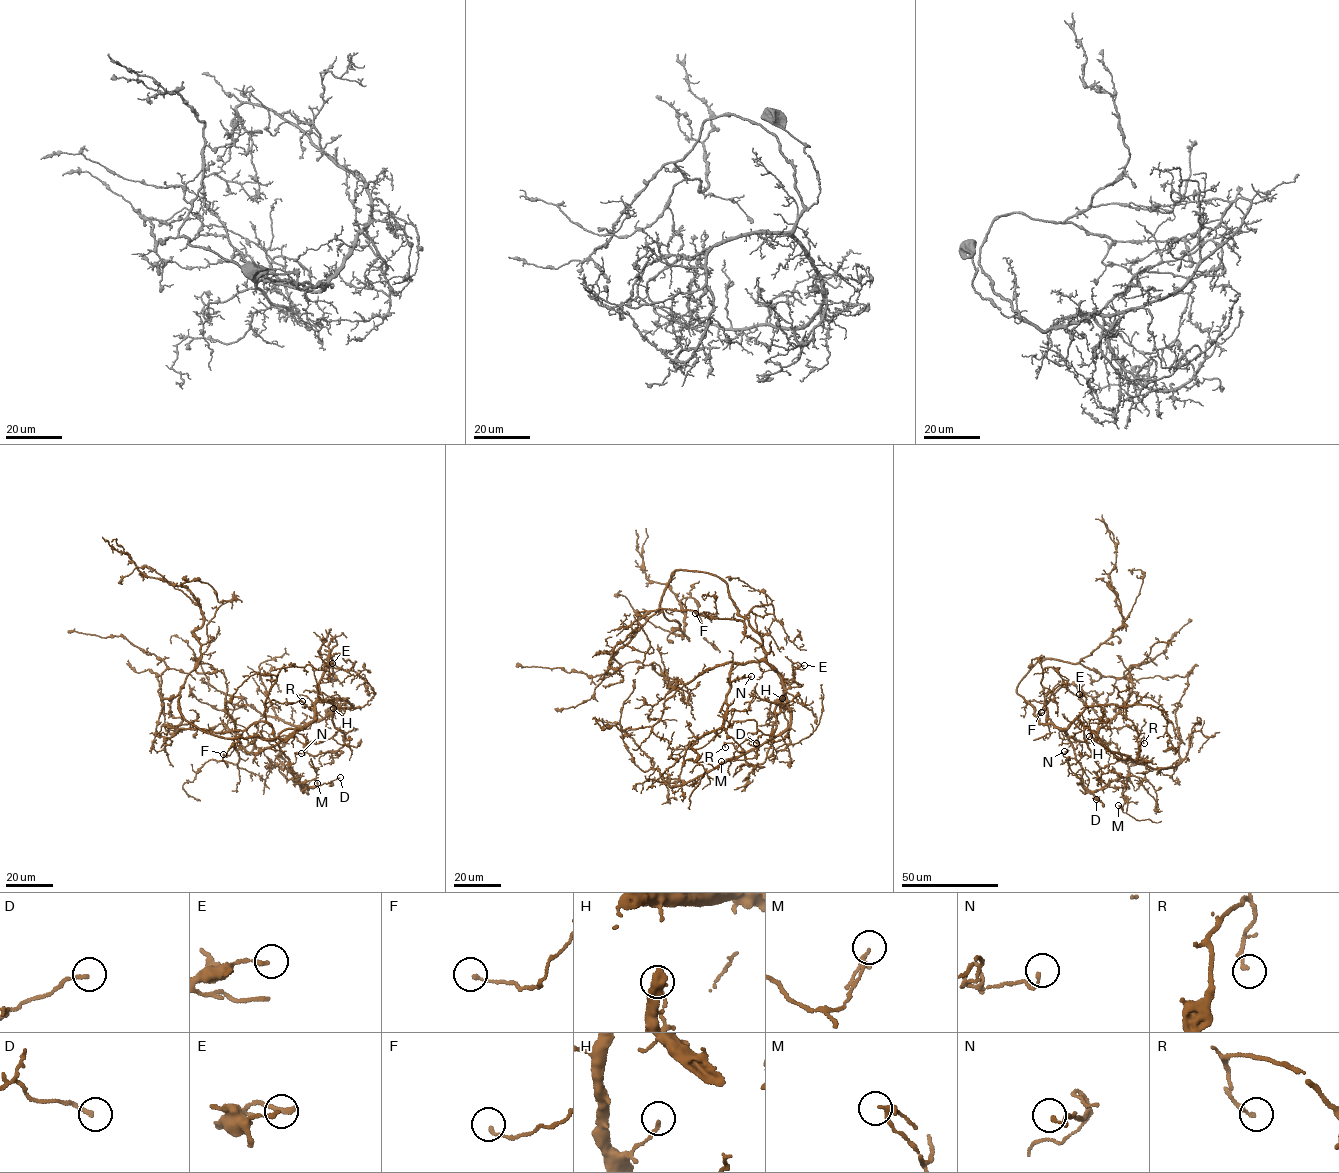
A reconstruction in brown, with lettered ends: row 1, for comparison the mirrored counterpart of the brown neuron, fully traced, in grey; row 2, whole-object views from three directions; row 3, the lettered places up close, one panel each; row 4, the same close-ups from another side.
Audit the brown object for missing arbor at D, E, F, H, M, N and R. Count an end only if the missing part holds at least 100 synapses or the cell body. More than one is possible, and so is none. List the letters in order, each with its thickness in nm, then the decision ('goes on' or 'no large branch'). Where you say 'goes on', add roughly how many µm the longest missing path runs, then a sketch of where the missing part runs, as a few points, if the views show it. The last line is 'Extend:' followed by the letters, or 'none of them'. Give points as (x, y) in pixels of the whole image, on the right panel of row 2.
D: 150 nm | no large branch
E: 160 nm | no large branch
F: 140 nm | no large branch
H: 120 nm | no large branch
M: 140 nm | no large branch
N: 140 nm | no large branch
R: 180 nm | no large branch
Extend: none of them

